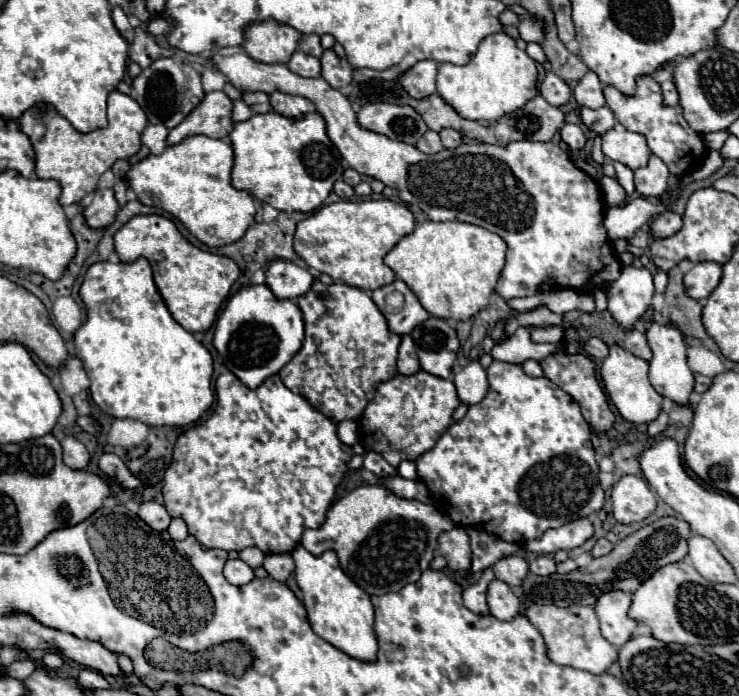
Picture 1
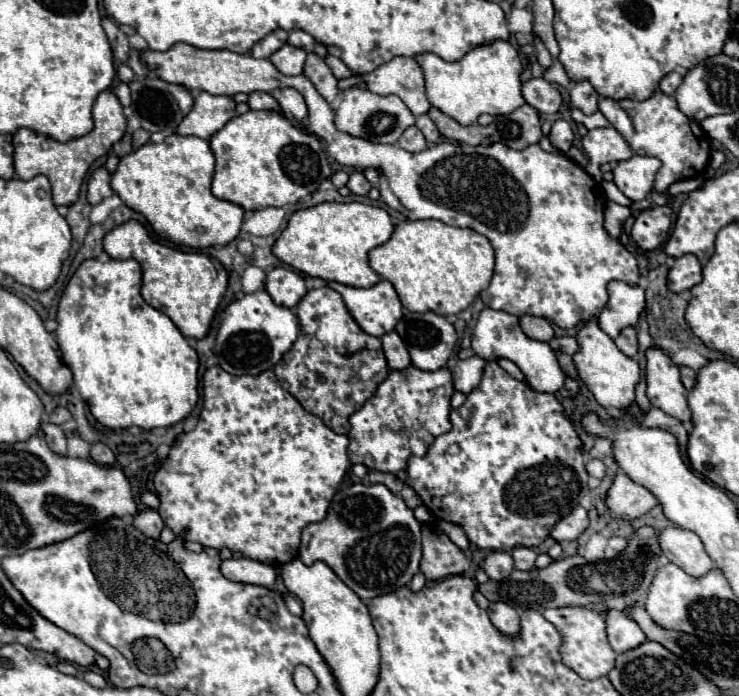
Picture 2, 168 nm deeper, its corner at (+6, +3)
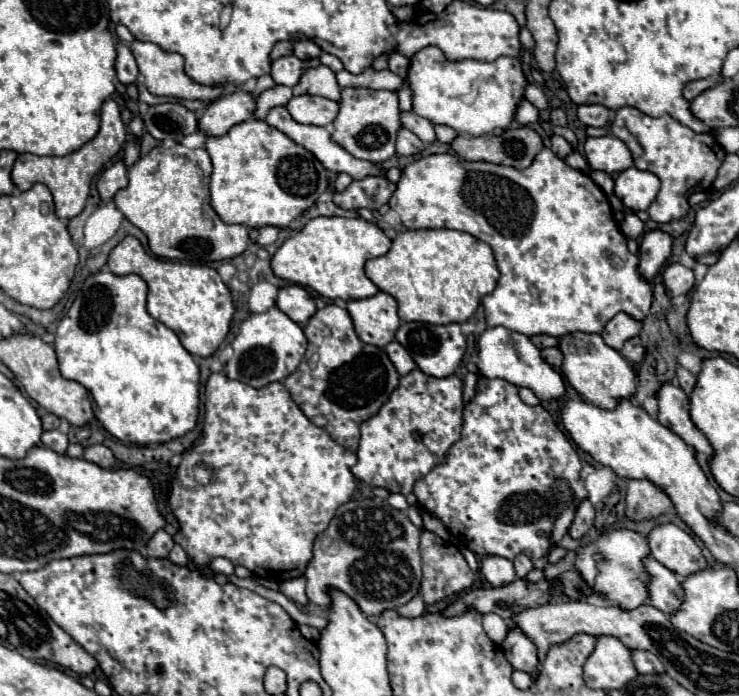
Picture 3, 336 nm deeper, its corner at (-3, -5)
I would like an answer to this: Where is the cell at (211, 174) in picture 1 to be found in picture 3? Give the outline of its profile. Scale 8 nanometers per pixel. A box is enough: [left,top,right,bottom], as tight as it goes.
[114,146,248,264]

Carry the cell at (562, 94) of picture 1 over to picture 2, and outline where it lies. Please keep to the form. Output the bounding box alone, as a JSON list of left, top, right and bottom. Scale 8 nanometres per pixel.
[523,78,561,114]

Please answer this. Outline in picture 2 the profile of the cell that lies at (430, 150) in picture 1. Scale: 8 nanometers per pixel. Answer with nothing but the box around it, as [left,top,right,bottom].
[397,126,427,152]

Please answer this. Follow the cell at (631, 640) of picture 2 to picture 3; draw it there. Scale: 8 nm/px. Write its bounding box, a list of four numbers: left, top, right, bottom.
[630,650,664,674]

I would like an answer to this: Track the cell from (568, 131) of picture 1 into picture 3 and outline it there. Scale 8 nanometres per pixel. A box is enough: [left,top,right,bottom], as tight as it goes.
[552,136,574,158]

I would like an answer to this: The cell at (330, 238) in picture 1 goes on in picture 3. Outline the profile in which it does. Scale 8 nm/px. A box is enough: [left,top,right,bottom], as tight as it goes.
[272,216,392,300]

